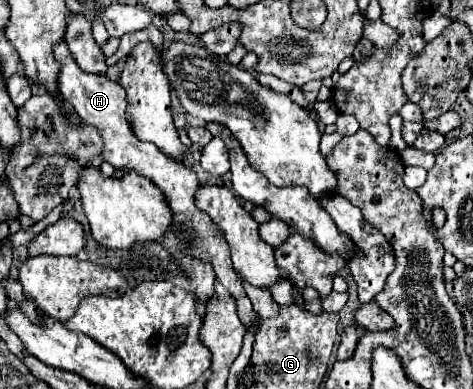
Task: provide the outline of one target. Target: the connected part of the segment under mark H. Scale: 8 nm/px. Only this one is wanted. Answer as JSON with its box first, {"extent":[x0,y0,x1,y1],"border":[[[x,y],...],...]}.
{"extent":[54,43,256,325],"border":[[[58,43],[58,47],[54,47],[54,55],[60,63],[60,73],[58,73],[58,99],[62,99],[74,113],[78,113],[80,121],[86,125],[92,125],[98,129],[98,133],[102,135],[104,141],[104,149],[102,149],[102,159],[108,161],[114,169],[124,169],[124,171],[136,171],[144,177],[148,177],[152,183],[156,183],[160,187],[160,191],[166,195],[170,209],[174,211],[174,223],[182,223],[190,229],[196,231],[196,239],[194,239],[194,255],[210,261],[216,273],[216,279],[234,295],[236,305],[238,305],[238,315],[240,321],[244,325],[248,325],[250,321],[256,319],[256,313],[252,309],[252,303],[230,263],[230,249],[222,237],[222,233],[218,231],[218,227],[210,221],[210,217],[206,217],[202,211],[196,209],[194,205],[194,193],[200,187],[200,181],[196,177],[196,173],[186,167],[180,161],[174,161],[170,157],[166,157],[154,143],[142,143],[136,139],[136,135],[132,133],[128,121],[126,121],[126,93],[124,87],[118,81],[108,79],[106,75],[86,75],[86,71],[82,71],[78,67],[78,63],[74,63],[74,57],[70,55],[66,43]]]}

